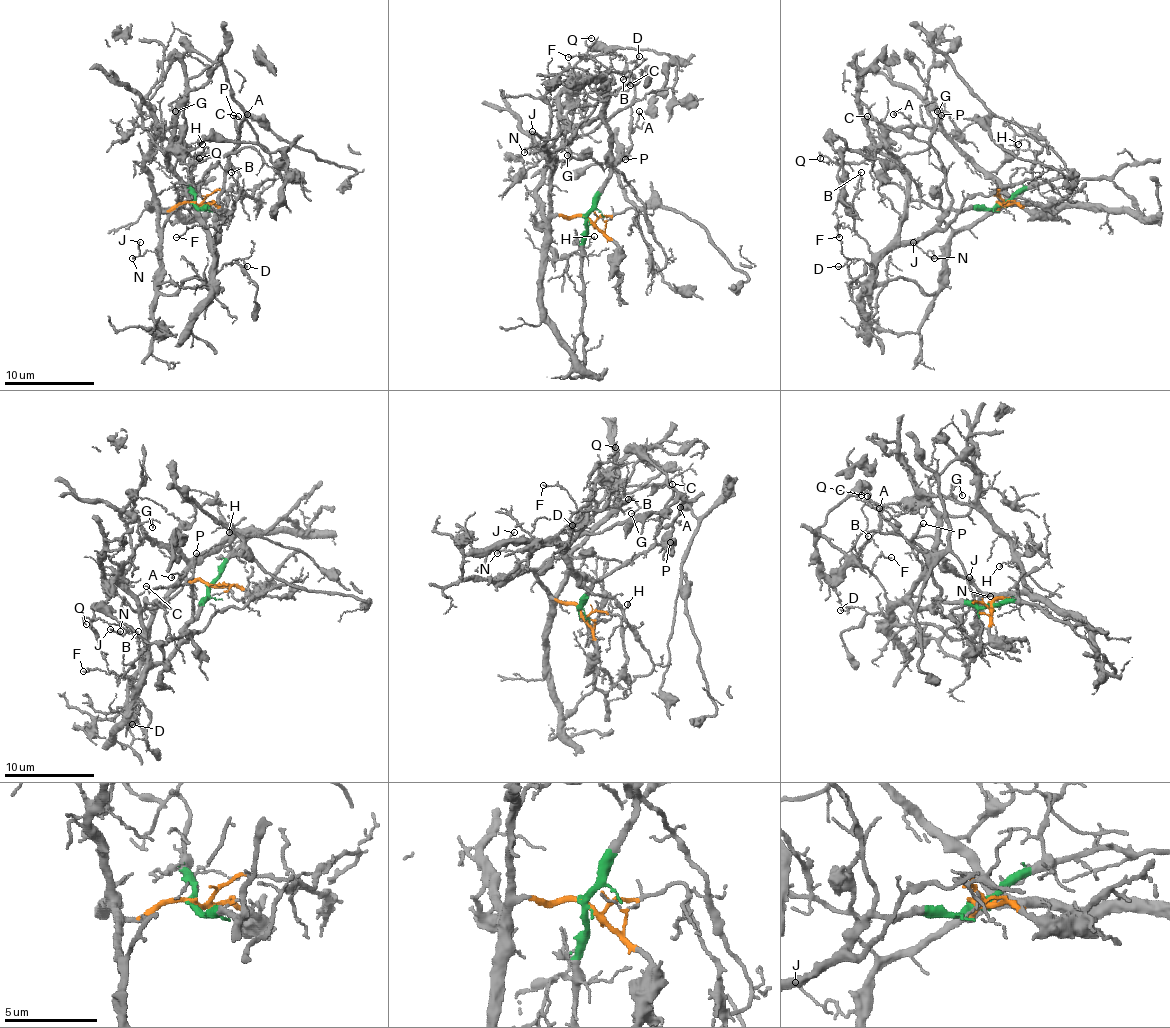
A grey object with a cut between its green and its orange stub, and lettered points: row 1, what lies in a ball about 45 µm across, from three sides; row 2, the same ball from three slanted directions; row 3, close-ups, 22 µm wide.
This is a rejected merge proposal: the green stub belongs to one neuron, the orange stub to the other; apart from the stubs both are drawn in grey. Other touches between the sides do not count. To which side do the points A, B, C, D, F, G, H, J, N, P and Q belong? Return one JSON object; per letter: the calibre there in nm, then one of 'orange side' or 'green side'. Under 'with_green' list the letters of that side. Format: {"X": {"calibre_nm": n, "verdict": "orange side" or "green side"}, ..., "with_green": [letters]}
{"A": {"calibre_nm": 140, "verdict": "green side"}, "B": {"calibre_nm": 120, "verdict": "green side"}, "C": {"calibre_nm": 190, "verdict": "green side"}, "D": {"calibre_nm": 80, "verdict": "green side"}, "F": {"calibre_nm": 110, "verdict": "green side"}, "G": {"calibre_nm": 110, "verdict": "orange side"}, "H": {"calibre_nm": 120, "verdict": "green side"}, "J": {"calibre_nm": 110, "verdict": "orange side"}, "N": {"calibre_nm": 170, "verdict": "orange side"}, "P": {"calibre_nm": 240, "verdict": "green side"}, "Q": {"calibre_nm": 160, "verdict": "orange side"}, "with_green": ["A", "B", "C", "D", "F", "H", "P"]}

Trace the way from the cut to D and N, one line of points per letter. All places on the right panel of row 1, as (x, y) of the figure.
D: (1001, 204), (949, 211), (920, 238), (895, 244), (875, 269), (862, 258), (850, 258), (837, 267)
N: (1001, 204), (996, 211), (963, 226), (938, 256), (934, 251), (927, 253), (934, 258)

